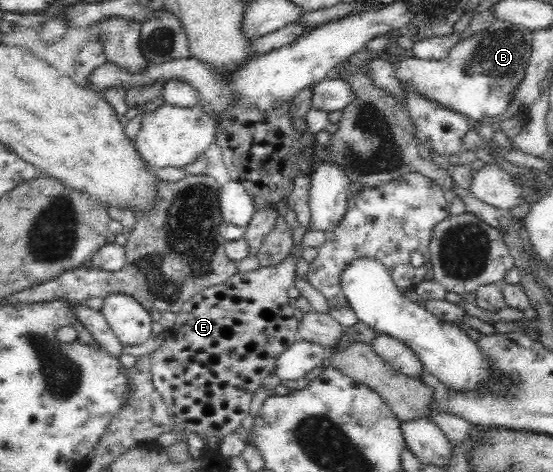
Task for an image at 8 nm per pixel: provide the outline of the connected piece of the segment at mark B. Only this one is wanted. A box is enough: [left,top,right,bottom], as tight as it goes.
[394,21,533,122]

